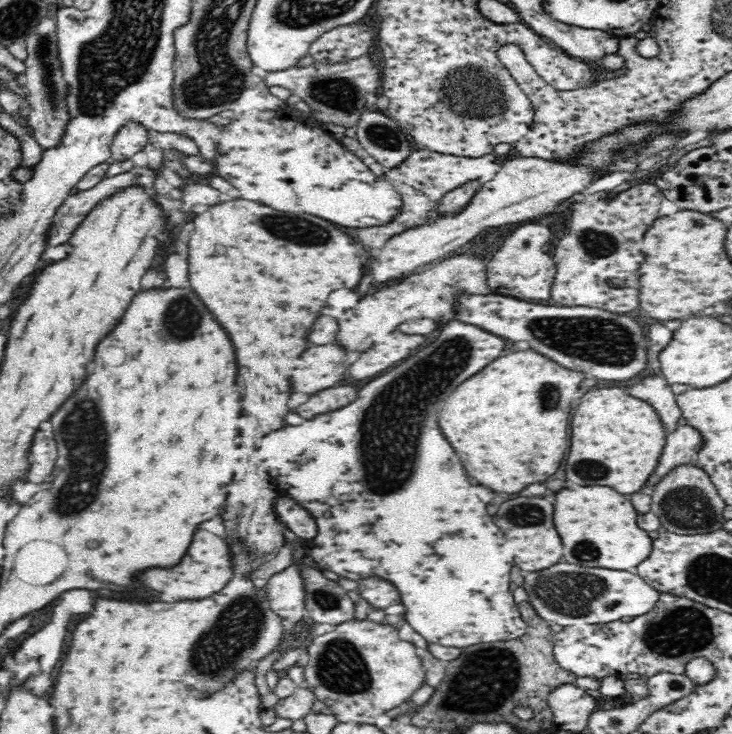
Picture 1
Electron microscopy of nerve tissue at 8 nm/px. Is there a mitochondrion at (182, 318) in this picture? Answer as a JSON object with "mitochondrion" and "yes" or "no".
{"mitochondrion":"yes"}

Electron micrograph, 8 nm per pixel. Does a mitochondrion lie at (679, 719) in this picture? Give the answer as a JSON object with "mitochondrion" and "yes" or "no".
{"mitochondrion":"no"}

